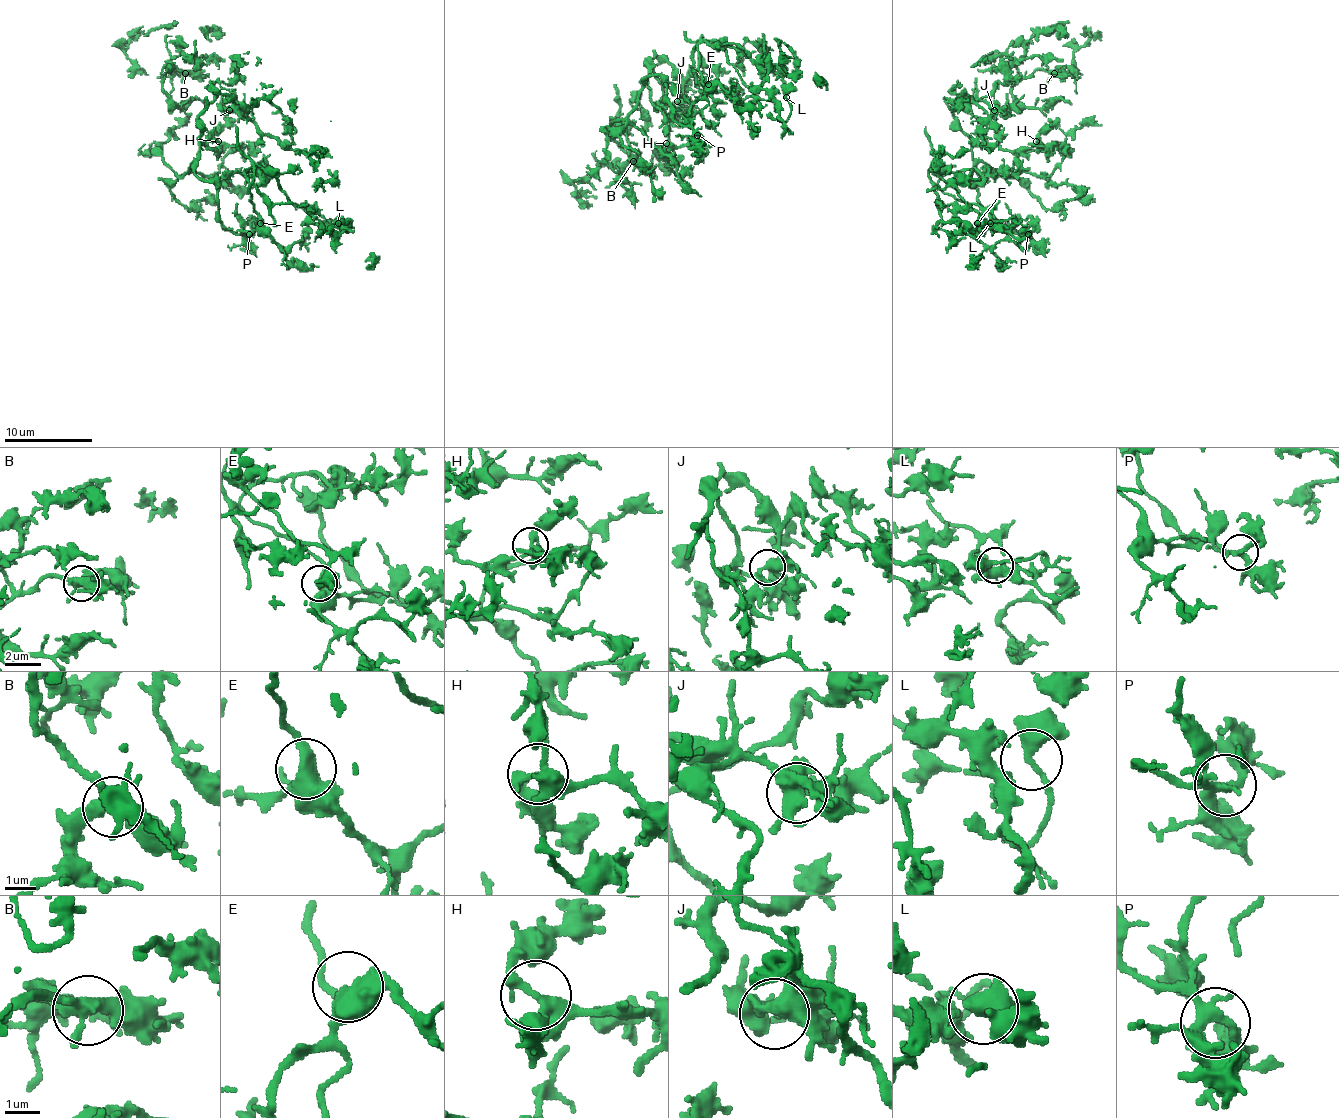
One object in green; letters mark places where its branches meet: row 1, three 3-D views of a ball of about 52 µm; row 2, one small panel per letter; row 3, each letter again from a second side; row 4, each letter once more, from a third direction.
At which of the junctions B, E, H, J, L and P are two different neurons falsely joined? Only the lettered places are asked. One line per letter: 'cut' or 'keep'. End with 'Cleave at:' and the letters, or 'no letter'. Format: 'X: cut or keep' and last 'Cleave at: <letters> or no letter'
B: keep
E: keep
H: keep
J: keep
L: keep
P: keep
Cleave at: no letter

